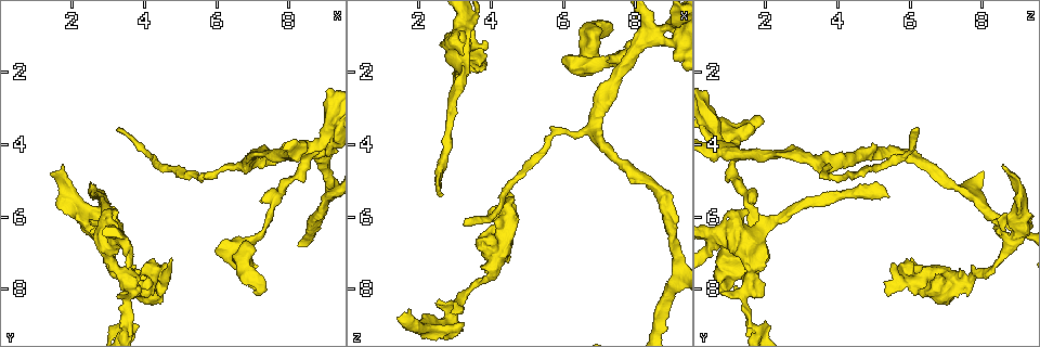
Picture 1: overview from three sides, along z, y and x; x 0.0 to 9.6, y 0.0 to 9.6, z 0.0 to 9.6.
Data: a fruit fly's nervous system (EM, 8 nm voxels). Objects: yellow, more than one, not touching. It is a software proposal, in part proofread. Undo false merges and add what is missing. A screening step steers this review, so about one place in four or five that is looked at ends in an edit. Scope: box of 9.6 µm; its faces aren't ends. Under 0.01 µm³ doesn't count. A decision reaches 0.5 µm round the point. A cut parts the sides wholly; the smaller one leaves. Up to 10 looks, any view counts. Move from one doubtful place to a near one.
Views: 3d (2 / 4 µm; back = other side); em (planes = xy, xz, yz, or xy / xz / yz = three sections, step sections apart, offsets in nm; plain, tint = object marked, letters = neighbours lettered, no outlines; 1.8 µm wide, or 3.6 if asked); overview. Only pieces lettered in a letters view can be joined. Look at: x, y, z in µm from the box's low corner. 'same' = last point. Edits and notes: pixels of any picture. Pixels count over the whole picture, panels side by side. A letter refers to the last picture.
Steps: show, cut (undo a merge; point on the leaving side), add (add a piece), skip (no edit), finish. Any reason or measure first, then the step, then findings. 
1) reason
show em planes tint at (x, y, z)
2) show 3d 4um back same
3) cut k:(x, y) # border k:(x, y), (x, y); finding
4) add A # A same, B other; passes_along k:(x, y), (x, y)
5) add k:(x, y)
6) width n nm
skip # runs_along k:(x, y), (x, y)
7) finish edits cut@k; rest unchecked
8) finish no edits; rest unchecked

abrupt turn
show 3d 4um at (3.55, 8.10, 1.40)

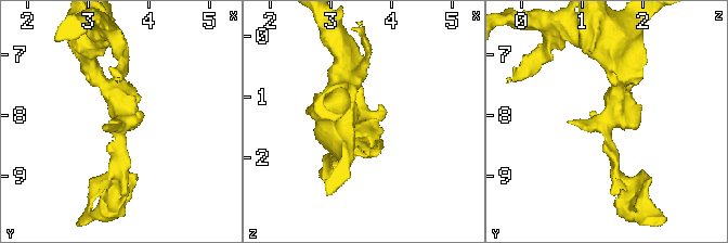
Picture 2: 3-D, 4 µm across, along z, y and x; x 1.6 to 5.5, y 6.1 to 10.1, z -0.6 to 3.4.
show em planes tint at (3.60, 8.10, 1.45)

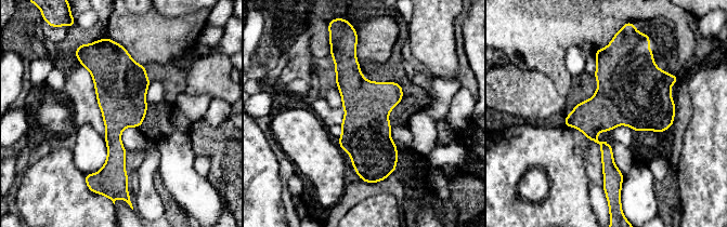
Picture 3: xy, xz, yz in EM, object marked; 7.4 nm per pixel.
show em planes letters same

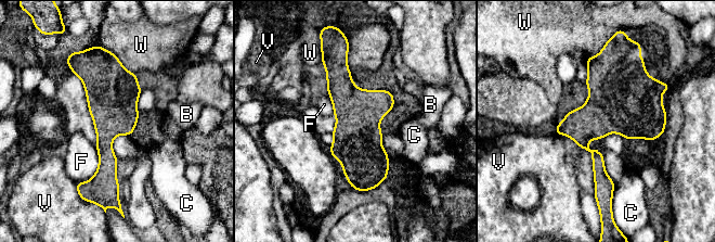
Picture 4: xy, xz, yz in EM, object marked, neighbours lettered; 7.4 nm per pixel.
skip # B other, C other, F other, V other, W other; all the same neuron

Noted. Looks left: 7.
thick end
show em yz step 4 tint at (4.45, 8.20, 5.40)

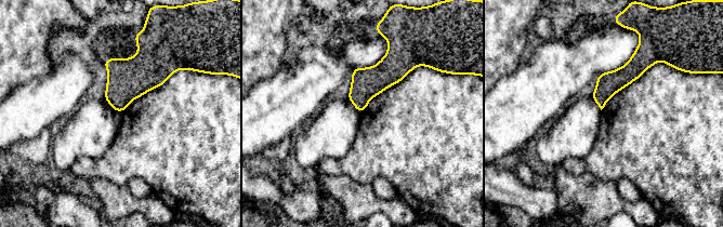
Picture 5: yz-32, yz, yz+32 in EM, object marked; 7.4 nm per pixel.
cut it another way
show em xz step 8 letters same

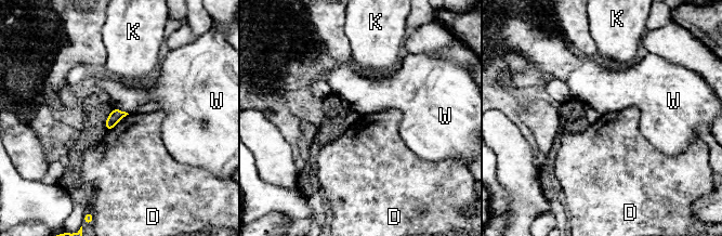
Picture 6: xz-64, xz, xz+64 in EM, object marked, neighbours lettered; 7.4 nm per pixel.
skip # D other, K other, W other; border 6:(129, 114), (123, 116), (106, 132); no lettered piece goes on from it

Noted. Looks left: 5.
end of a long branch
show em xy step 4 letters at (2.60, 5.50, 5.35)

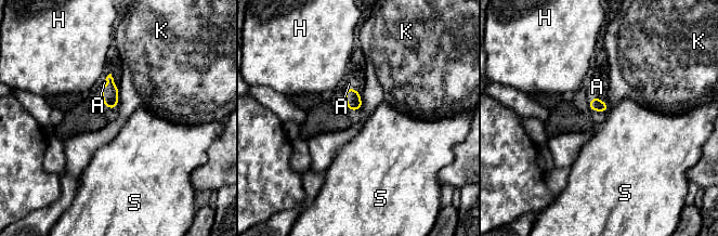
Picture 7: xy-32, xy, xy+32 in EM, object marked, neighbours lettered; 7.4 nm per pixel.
add A # A same, H other, K other, S other; the neuron continues

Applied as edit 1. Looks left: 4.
an open end
show em yz step 16 tint at (7.05, 8.05, 0.85)

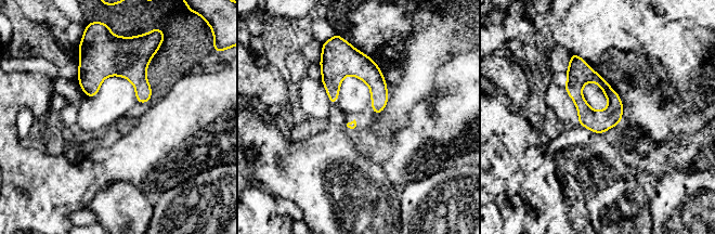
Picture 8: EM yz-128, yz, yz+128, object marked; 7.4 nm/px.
see the neighbours
show em yz step 16 letters same

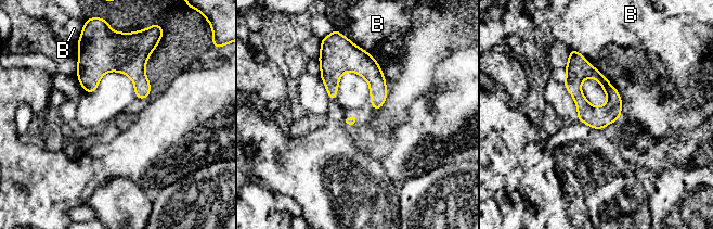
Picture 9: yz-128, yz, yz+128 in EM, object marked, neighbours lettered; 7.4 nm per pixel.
skip # B other; runs_along 9:(577, 56), (575, 92), (599, 126); no lettered piece goes on from it

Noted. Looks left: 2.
finish edits add@7; rest unchecked

